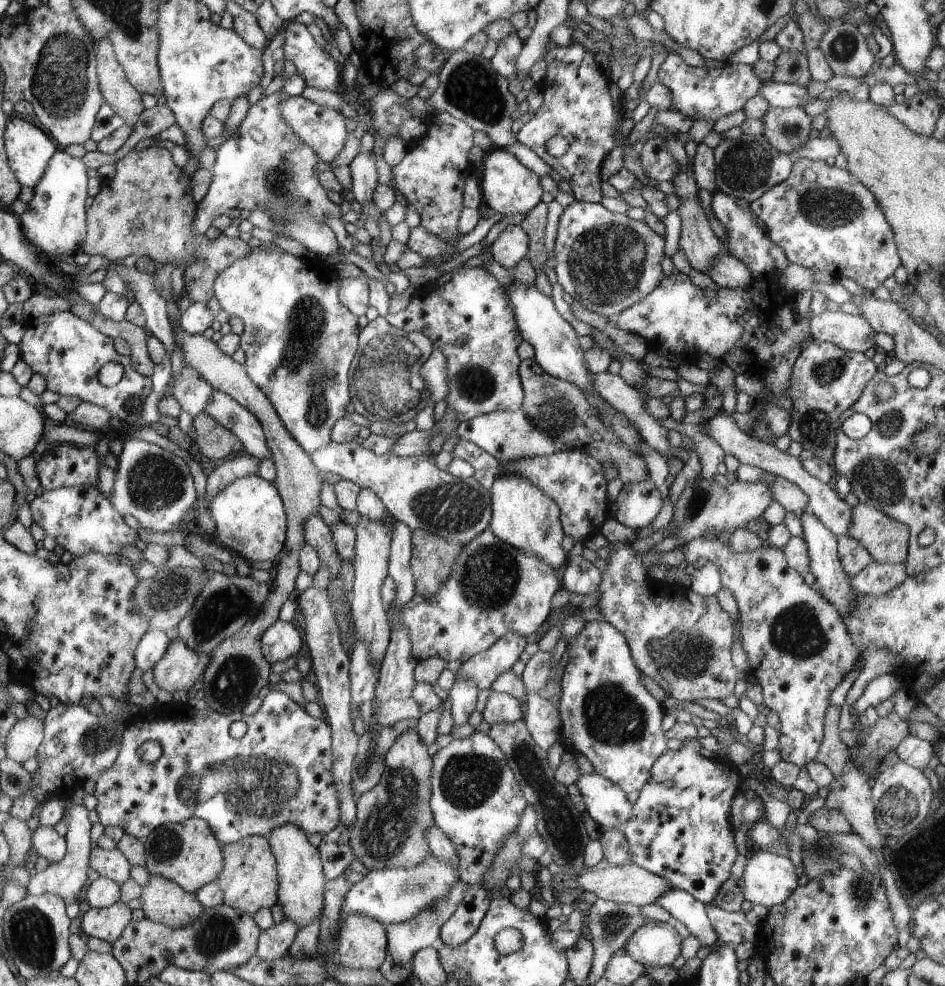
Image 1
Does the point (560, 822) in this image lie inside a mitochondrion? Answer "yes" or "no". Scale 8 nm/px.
yes

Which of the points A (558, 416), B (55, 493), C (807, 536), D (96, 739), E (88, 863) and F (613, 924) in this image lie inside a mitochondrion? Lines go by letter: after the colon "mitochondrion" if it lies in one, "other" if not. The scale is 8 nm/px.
A: mitochondrion
B: other
C: other
D: mitochondrion
E: other
F: mitochondrion

